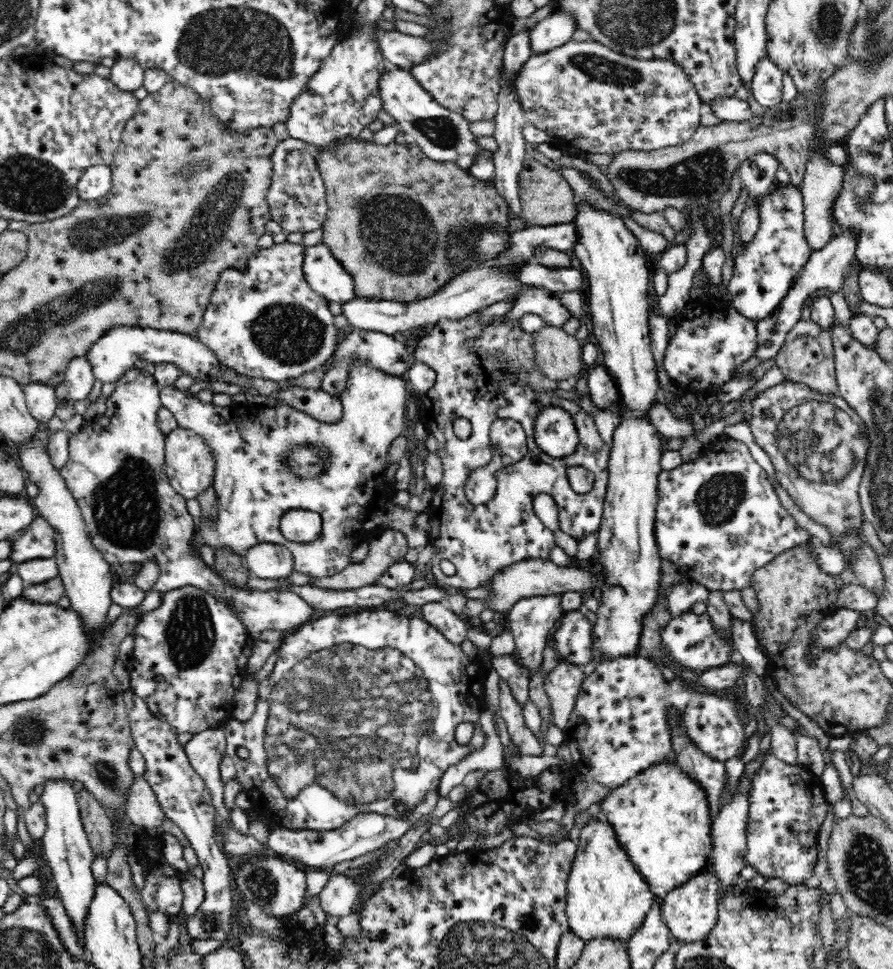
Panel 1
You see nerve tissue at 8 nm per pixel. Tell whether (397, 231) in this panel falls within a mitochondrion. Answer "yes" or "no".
yes

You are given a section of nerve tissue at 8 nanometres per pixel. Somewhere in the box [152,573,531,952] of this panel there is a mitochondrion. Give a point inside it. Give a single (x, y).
(339, 700)

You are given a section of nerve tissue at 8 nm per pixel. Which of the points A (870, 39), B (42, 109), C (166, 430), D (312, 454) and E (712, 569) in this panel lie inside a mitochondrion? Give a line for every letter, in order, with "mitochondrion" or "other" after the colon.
A: mitochondrion
B: other
C: other
D: mitochondrion
E: other

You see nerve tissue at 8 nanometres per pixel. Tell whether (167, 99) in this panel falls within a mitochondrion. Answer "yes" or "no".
no

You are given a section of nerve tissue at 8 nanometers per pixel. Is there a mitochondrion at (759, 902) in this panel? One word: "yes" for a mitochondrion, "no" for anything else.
no

